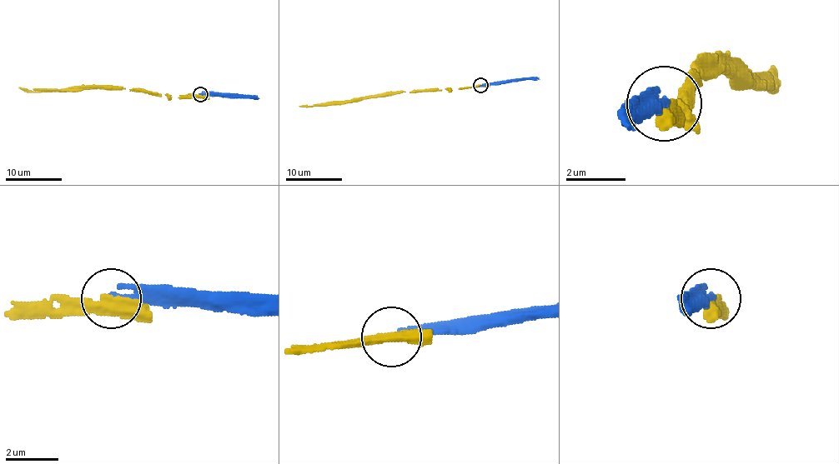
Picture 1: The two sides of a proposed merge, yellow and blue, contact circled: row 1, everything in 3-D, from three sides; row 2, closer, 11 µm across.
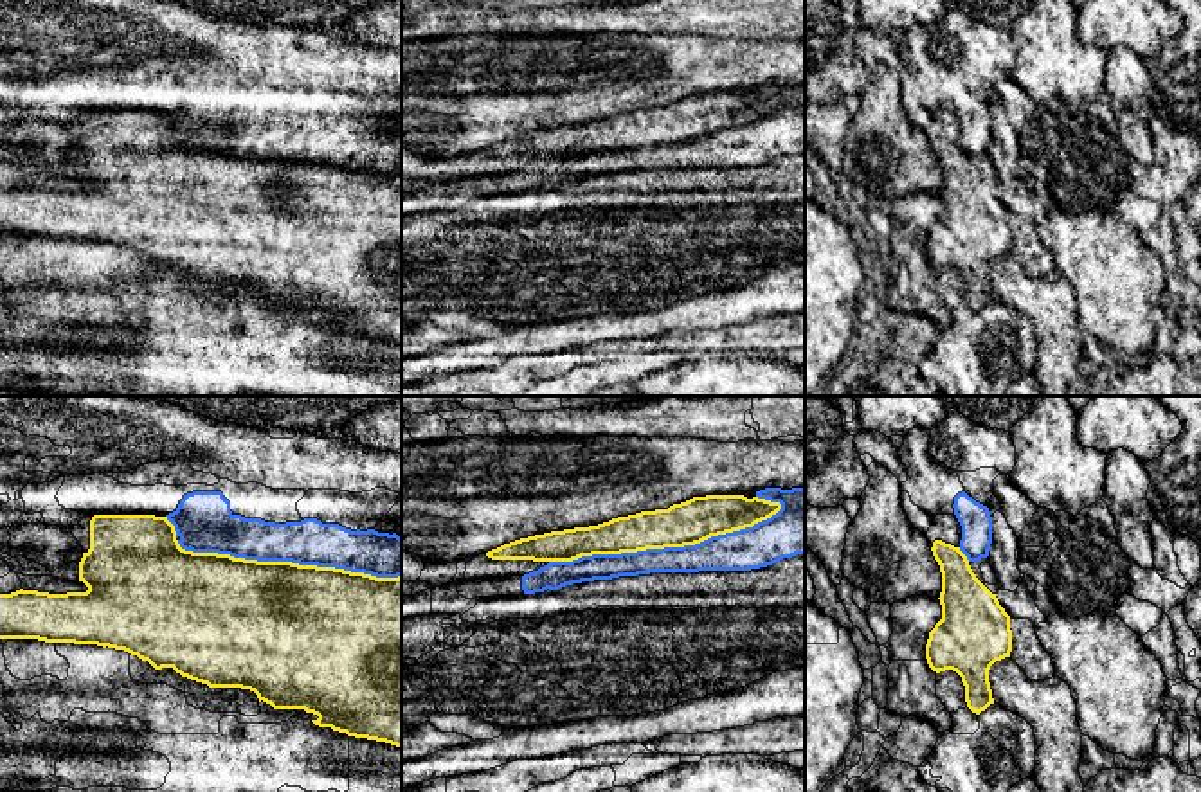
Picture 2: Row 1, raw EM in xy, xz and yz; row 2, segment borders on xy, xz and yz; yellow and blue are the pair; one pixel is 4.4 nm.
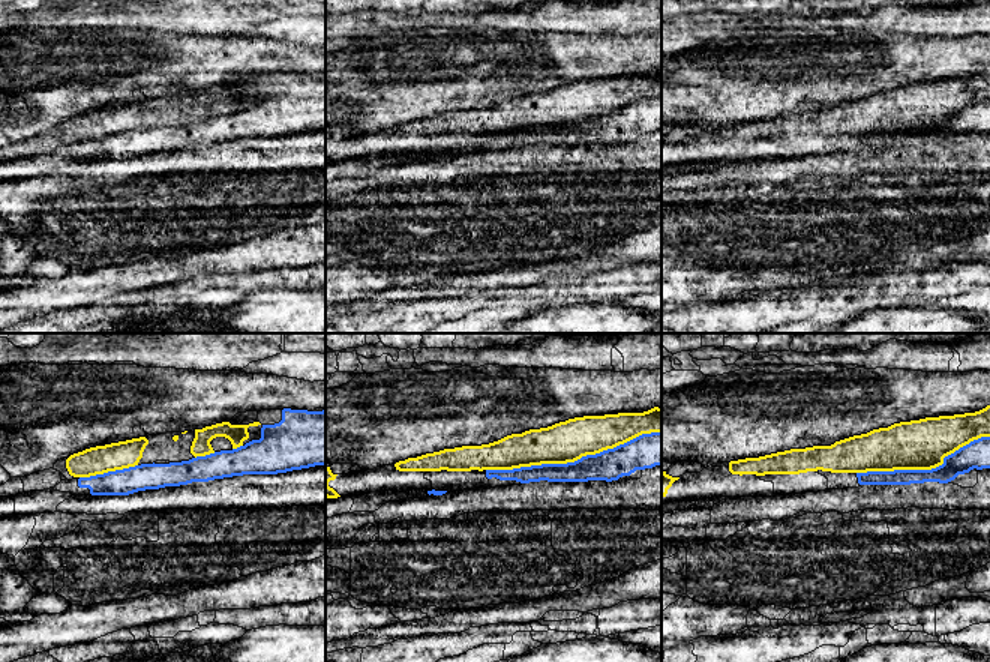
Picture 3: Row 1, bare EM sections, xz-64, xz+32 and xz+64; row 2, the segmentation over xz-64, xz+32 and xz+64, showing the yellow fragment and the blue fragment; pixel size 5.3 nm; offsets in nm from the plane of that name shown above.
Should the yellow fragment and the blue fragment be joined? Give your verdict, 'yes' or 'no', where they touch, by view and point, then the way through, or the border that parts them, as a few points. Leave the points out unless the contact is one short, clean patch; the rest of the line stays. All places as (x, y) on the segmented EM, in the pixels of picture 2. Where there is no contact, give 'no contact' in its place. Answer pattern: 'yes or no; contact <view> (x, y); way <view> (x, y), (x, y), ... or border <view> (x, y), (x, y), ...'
no; contact xz (667, 546)

